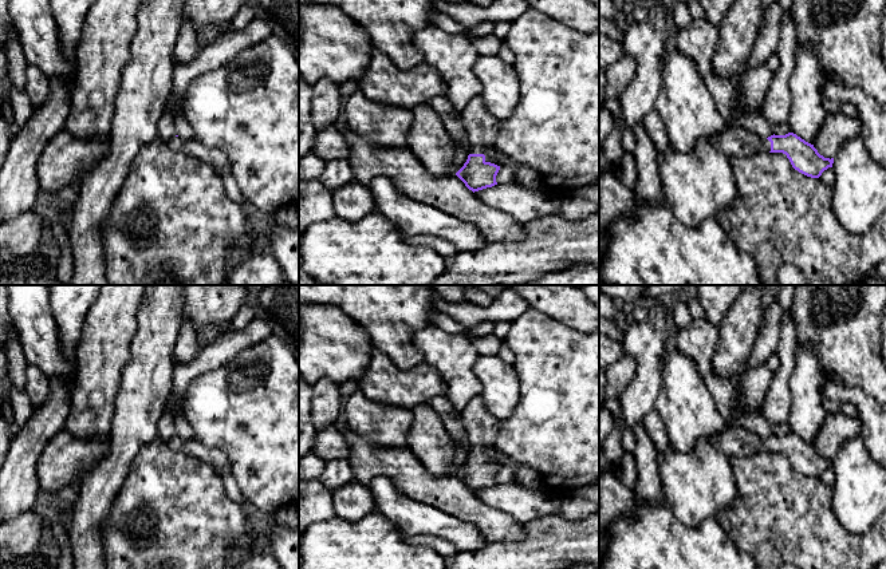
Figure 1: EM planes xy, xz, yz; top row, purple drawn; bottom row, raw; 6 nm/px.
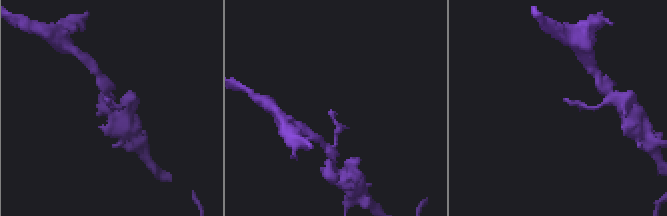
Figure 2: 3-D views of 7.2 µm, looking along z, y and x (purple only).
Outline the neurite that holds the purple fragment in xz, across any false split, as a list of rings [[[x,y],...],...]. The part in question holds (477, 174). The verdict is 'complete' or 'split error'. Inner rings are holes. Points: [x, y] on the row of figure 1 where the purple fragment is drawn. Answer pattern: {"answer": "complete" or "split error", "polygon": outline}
{"answer": "split error", "polygon": [[[481,96],[469,100],[460,112],[460,119],[469,139],[470,154],[456,175],[473,193],[497,185],[500,165],[496,159],[485,157],[483,151],[492,149],[501,155],[496,149],[500,120],[487,110]]]}

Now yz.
{"answer": "split error", "polygon": [[[726,123],[712,142],[728,158],[749,157],[757,153],[783,153],[795,170],[811,178],[819,178],[834,163],[834,158],[824,158],[814,145],[794,133],[785,135],[773,134],[763,139],[744,127],[733,127]]]}

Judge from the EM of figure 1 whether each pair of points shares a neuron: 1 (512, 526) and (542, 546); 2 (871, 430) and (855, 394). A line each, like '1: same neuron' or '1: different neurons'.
1: different neurons
2: same neuron

